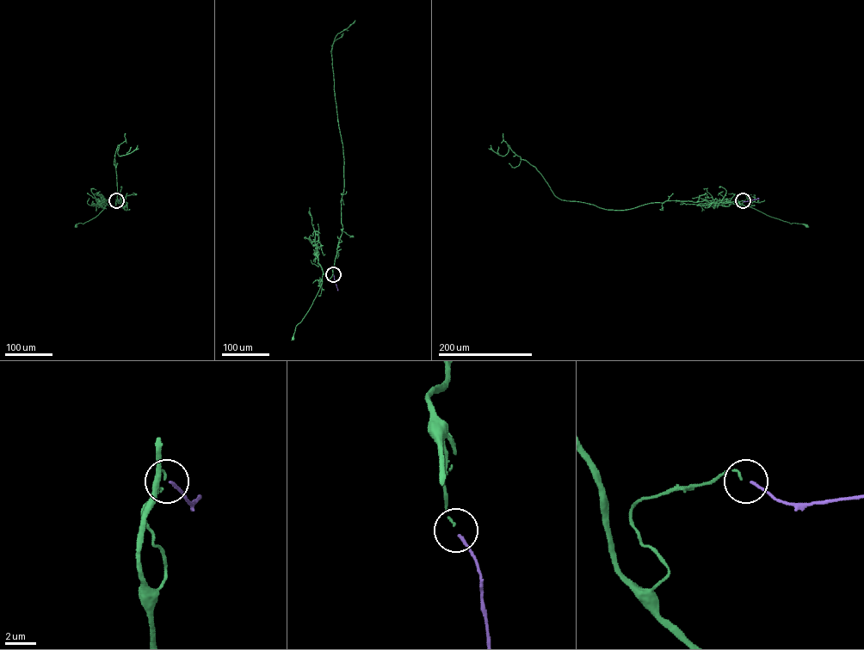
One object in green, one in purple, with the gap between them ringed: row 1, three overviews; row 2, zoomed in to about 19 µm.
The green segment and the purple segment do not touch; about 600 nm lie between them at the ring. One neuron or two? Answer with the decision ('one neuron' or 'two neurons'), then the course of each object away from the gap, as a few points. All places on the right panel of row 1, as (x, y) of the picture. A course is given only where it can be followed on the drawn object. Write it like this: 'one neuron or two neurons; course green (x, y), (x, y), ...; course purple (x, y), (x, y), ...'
one neuron; course green (743, 200), (739, 201), (742, 206), (748, 206), (742, 205), (749, 206), (791, 223), (806, 225); course purple (743, 201), (759, 199)

